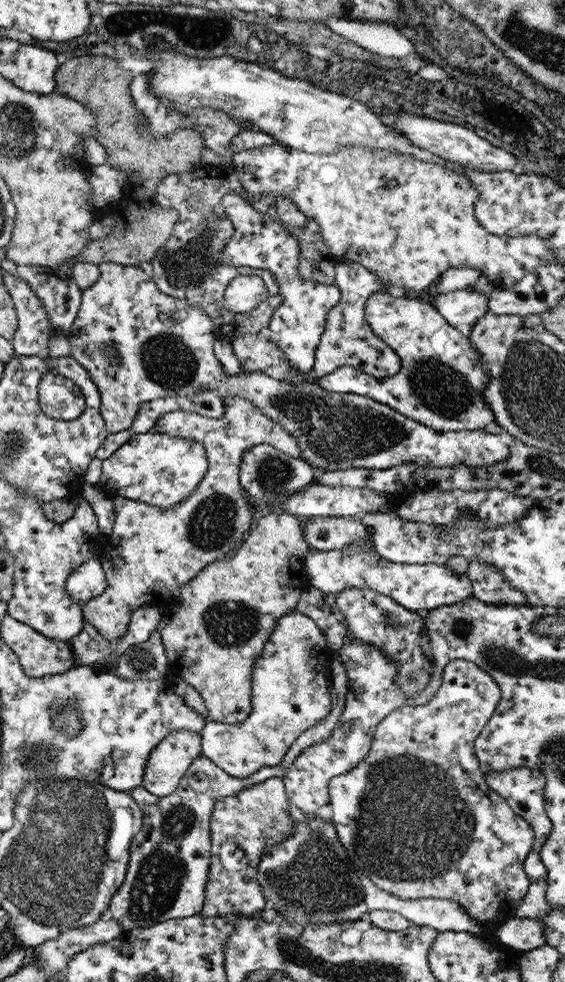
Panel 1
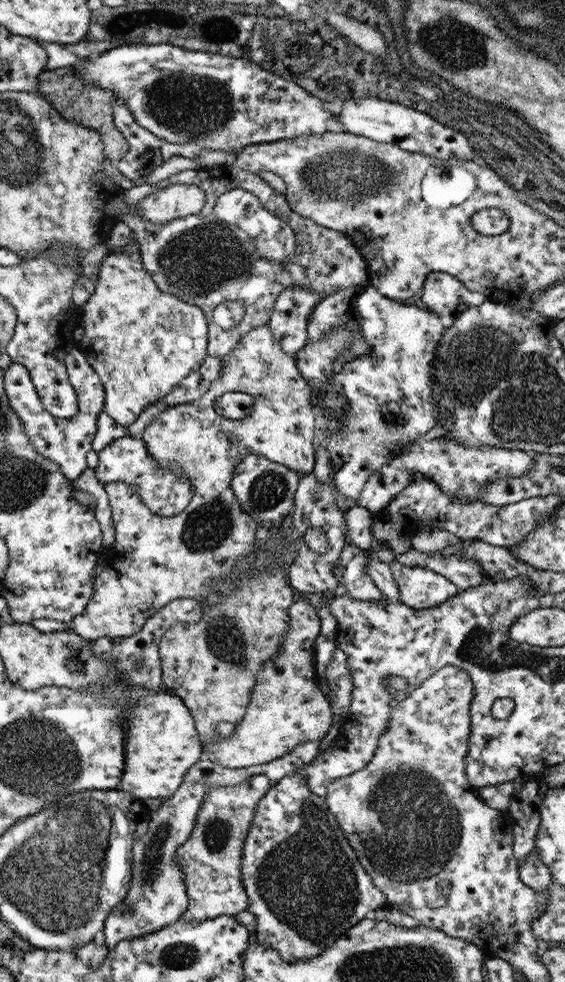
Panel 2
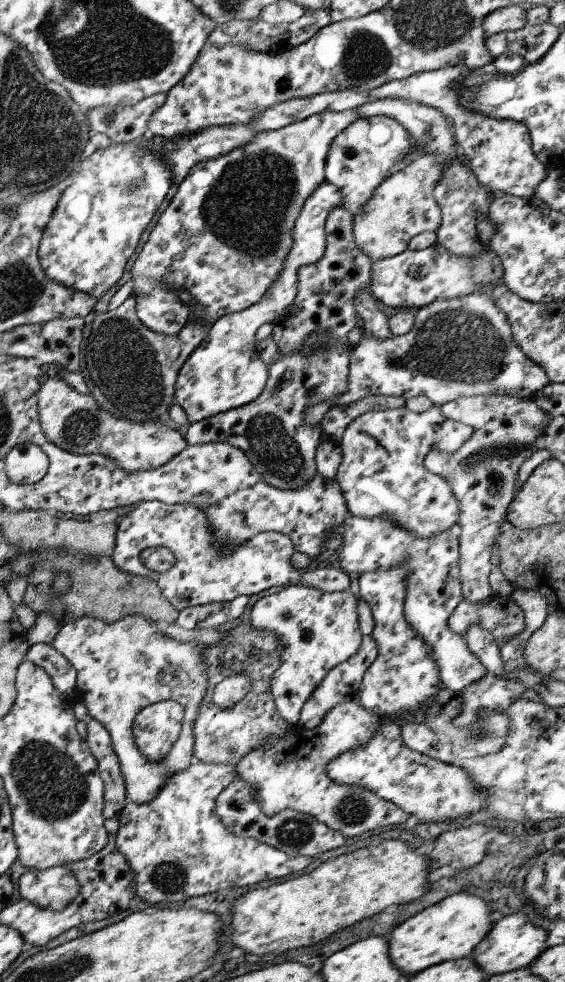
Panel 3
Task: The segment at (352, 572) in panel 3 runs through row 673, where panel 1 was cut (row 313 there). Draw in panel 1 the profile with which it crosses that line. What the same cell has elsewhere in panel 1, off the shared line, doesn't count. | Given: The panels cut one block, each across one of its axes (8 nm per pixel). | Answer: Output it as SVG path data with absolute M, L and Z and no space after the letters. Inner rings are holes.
M468 289L430 295L428 303L452 327L467 324L471 326L475 320L483 316L488 294Z

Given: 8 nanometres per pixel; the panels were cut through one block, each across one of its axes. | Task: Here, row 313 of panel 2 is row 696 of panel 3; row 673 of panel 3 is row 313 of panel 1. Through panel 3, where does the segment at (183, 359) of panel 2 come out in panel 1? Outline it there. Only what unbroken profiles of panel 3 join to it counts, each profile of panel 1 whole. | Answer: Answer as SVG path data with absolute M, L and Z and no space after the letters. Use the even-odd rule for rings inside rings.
M101 263L97 267L99 278L89 288L81 290L79 310L63 335L71 346L69 356L86 370L101 394L101 416L108 434L128 430L141 402L173 396L191 397L208 391L216 393L219 401L228 397L249 401L261 410L262 416L295 436L302 450L301 458L315 468L315 479L324 472L362 468L385 470L405 463L421 467L433 465L435 468L465 463L477 468L479 465L501 462L509 453L509 448L495 434L487 434L479 429L435 431L367 396L328 392L317 384L305 381L297 385L286 384L263 372L240 371L235 375L226 375L213 352L214 324L206 312L187 304L185 300L167 296L139 267L113 263ZM111 347L120 357L117 365L105 354L104 348Z

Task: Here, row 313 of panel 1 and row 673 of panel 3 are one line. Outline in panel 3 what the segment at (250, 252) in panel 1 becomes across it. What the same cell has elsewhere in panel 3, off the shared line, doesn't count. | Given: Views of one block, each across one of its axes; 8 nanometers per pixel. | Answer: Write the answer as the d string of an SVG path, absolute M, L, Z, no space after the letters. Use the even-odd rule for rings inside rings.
M299 581L280 587L252 605L246 623L255 630L273 632L280 638L279 666L271 674L270 693L275 710L283 720L290 724L298 722L306 700L326 678L327 672L353 656L361 646L363 636L361 626L357 626L357 611L353 590L319 592L319 589L301 586Z

